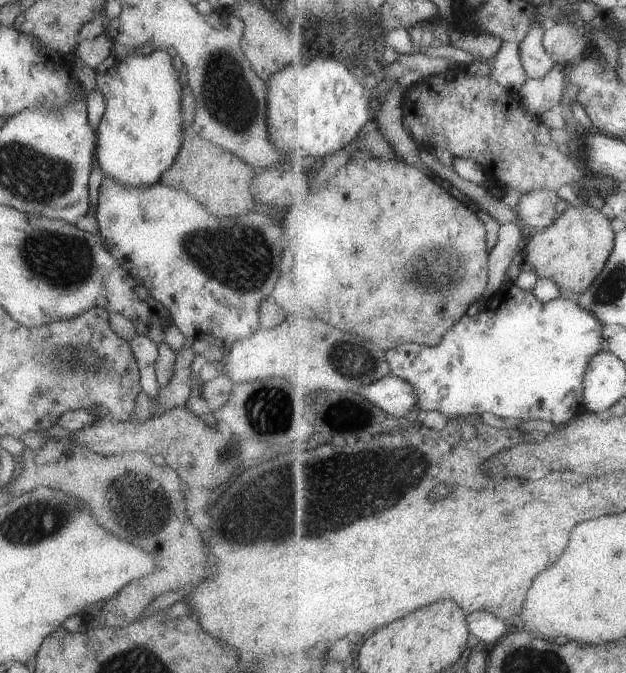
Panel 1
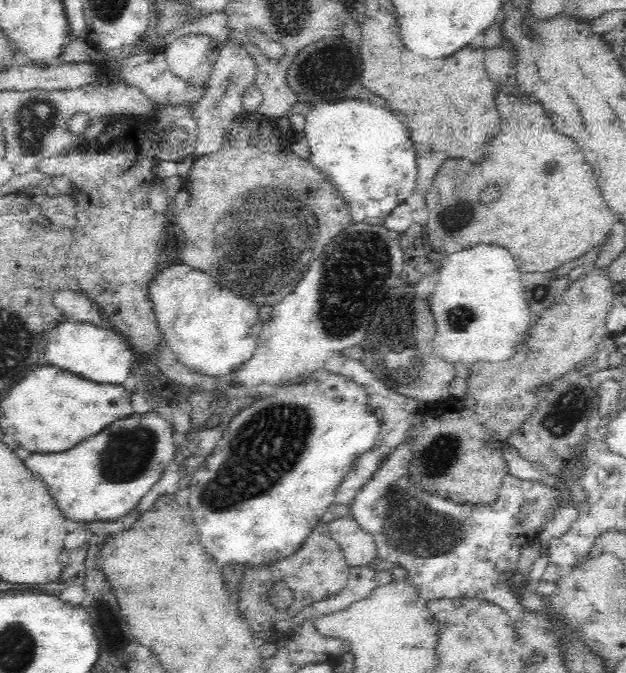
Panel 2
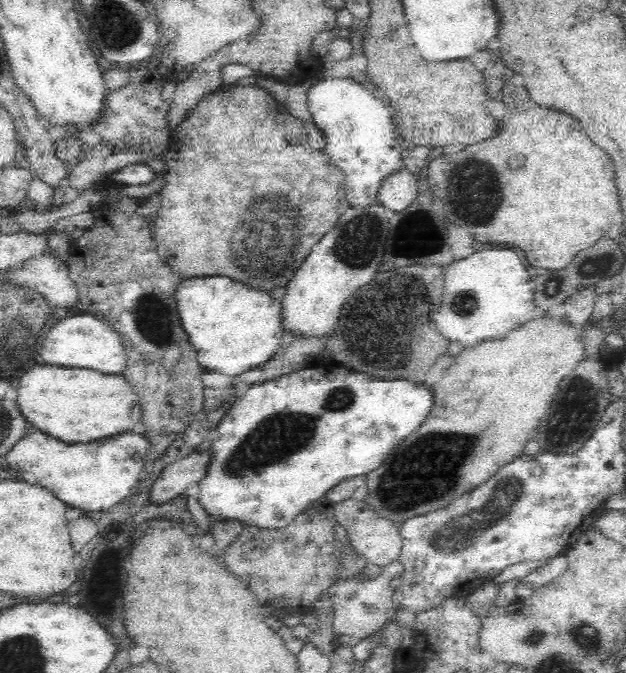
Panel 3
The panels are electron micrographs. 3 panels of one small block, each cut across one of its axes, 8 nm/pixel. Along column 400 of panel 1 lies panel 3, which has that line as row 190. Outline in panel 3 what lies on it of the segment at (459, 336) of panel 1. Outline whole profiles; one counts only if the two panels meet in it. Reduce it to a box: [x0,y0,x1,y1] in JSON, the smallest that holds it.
[307,74,406,208]

